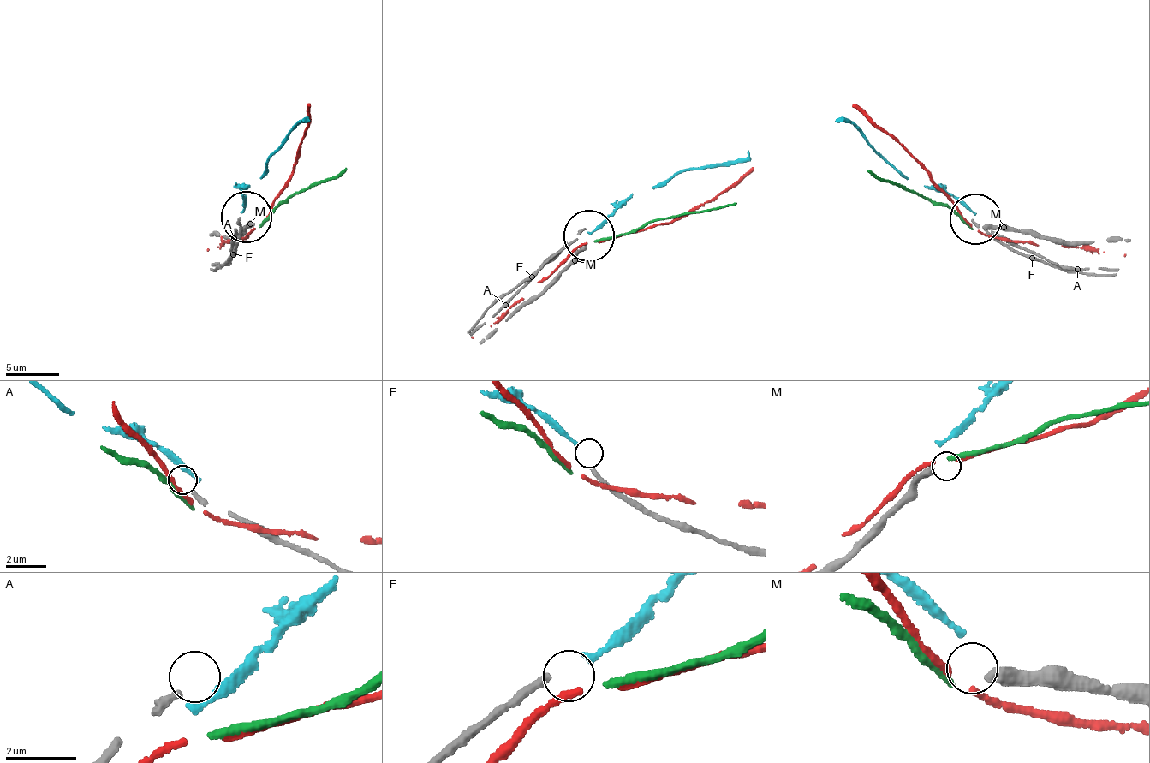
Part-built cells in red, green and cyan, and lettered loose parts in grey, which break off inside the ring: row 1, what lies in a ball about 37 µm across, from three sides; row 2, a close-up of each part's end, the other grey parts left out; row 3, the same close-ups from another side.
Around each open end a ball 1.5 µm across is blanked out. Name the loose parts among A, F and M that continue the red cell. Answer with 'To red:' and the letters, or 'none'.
To red: none

